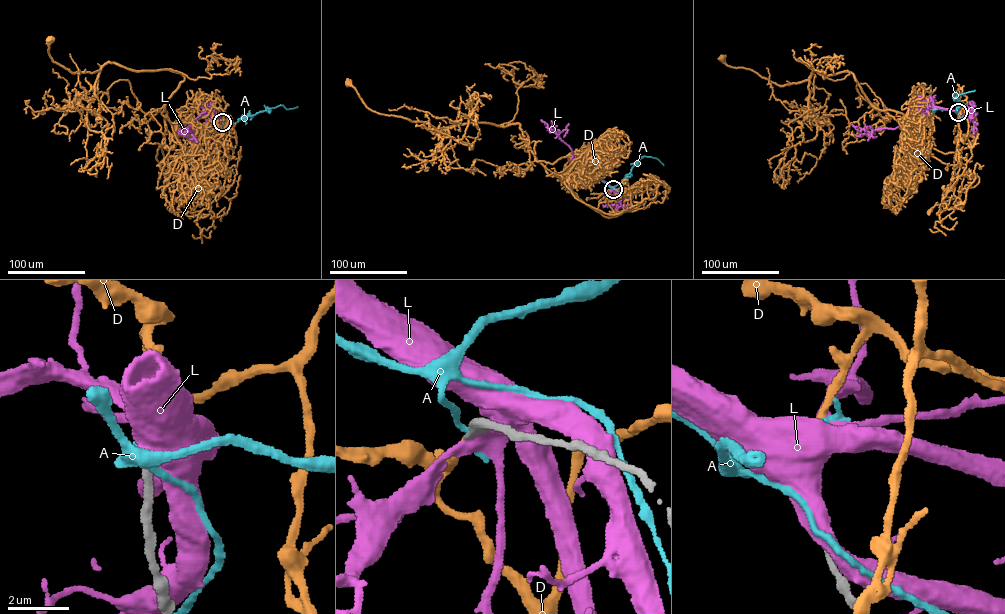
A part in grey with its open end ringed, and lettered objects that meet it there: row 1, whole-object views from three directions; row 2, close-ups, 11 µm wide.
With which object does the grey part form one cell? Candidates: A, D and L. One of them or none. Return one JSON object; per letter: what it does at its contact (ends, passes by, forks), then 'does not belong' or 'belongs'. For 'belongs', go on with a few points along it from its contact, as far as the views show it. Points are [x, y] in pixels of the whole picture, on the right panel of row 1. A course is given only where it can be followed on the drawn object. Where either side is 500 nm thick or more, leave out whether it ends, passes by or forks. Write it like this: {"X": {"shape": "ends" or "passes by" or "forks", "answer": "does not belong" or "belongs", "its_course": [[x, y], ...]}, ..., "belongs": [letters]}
{"A": {"shape": "passes by", "answer": "does not belong"}, "D": {"shape": "ends", "answer": "belongs", "its_course": [[958, 112], [977, 136], [944, 153], [851, 72], [780, 85], [722, 58]]}, "L": {"shape": "forks", "answer": "does not belong"}, "belongs": ["D"]}

